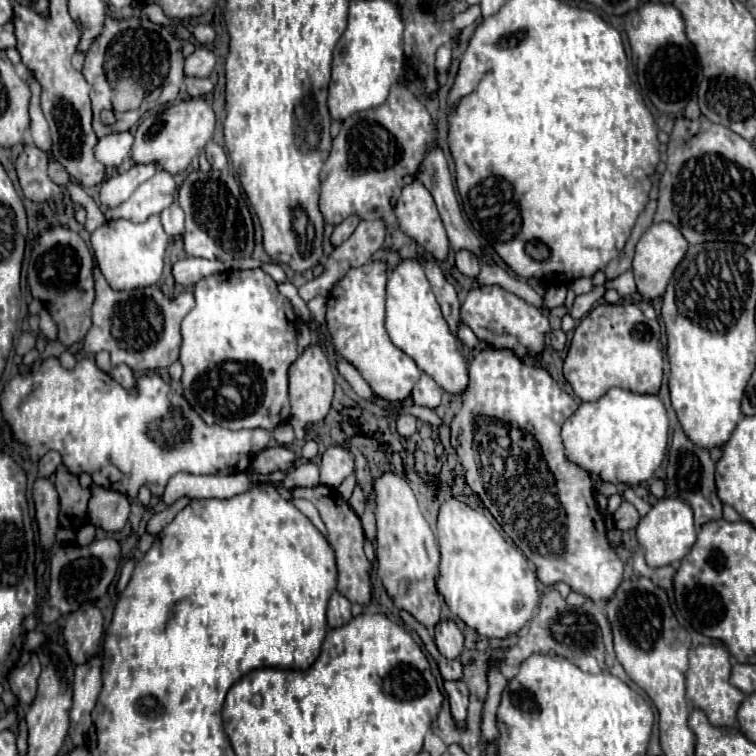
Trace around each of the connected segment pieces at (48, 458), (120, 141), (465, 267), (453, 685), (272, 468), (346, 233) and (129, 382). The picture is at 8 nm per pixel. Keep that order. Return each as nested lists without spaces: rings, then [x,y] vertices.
[[[49,452],[45,454],[41,460],[39,460],[39,470],[37,470],[37,476],[39,478],[51,478],[57,470],[57,466],[61,464],[61,456],[55,454],[55,452]]]
[[[117,132],[99,138],[93,152],[95,158],[105,166],[121,166],[129,158],[131,146],[133,146],[133,136],[129,132]]]
[[[457,252],[455,262],[457,262],[457,268],[465,276],[477,278],[477,274],[479,274],[479,260],[477,260],[477,256],[473,256],[473,252]]]
[[[445,680],[443,682],[445,692],[449,696],[449,704],[451,704],[451,714],[455,718],[457,724],[461,724],[461,720],[465,720],[465,708],[469,704],[469,690],[465,686],[463,680]]]
[[[285,446],[275,448],[263,448],[255,460],[249,466],[249,472],[255,474],[271,474],[271,472],[287,472],[291,462],[295,460],[295,454],[287,450]]]
[[[349,216],[349,218],[343,220],[339,226],[335,226],[329,242],[331,242],[333,246],[339,246],[341,242],[345,242],[345,240],[353,234],[353,228],[357,228],[357,224],[359,224],[359,218],[357,218],[357,216]]]
[[[125,364],[113,368],[109,374],[111,374],[123,388],[127,388],[127,390],[133,390],[135,384],[137,384],[137,380],[135,380],[135,376],[133,376],[133,370],[131,370],[129,366],[125,366]]]

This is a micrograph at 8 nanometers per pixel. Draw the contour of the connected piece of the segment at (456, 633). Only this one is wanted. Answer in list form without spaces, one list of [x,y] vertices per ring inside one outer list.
[[[441,620],[435,626],[435,644],[445,658],[459,658],[463,650],[463,632],[453,620]]]

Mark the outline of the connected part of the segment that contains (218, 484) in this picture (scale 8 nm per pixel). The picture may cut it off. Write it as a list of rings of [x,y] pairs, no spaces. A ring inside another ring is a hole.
[[[245,472],[229,474],[229,476],[189,476],[189,474],[177,474],[169,480],[163,502],[173,504],[179,498],[231,498],[237,494],[247,492],[251,486],[251,480]]]

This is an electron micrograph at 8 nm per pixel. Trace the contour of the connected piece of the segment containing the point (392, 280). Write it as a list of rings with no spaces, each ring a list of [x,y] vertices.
[[[403,260],[389,276],[385,328],[391,342],[411,356],[419,370],[429,374],[445,392],[461,396],[467,390],[469,362],[461,350],[461,344],[457,342],[457,336],[449,330],[439,302],[431,292],[431,284],[417,260]]]

